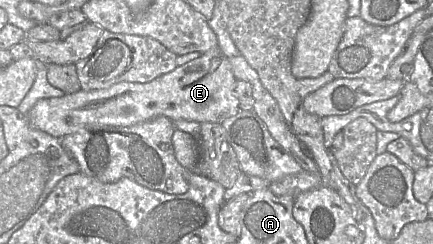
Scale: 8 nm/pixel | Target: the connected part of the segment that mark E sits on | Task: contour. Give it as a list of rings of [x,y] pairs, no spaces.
[[[218,46],[150,82],[121,82],[107,89],[81,89],[61,97],[41,99],[31,109],[29,120],[35,128],[57,138],[84,127],[127,127],[159,116],[172,121],[222,123],[240,110],[240,101],[234,94],[236,81],[229,58]]]

